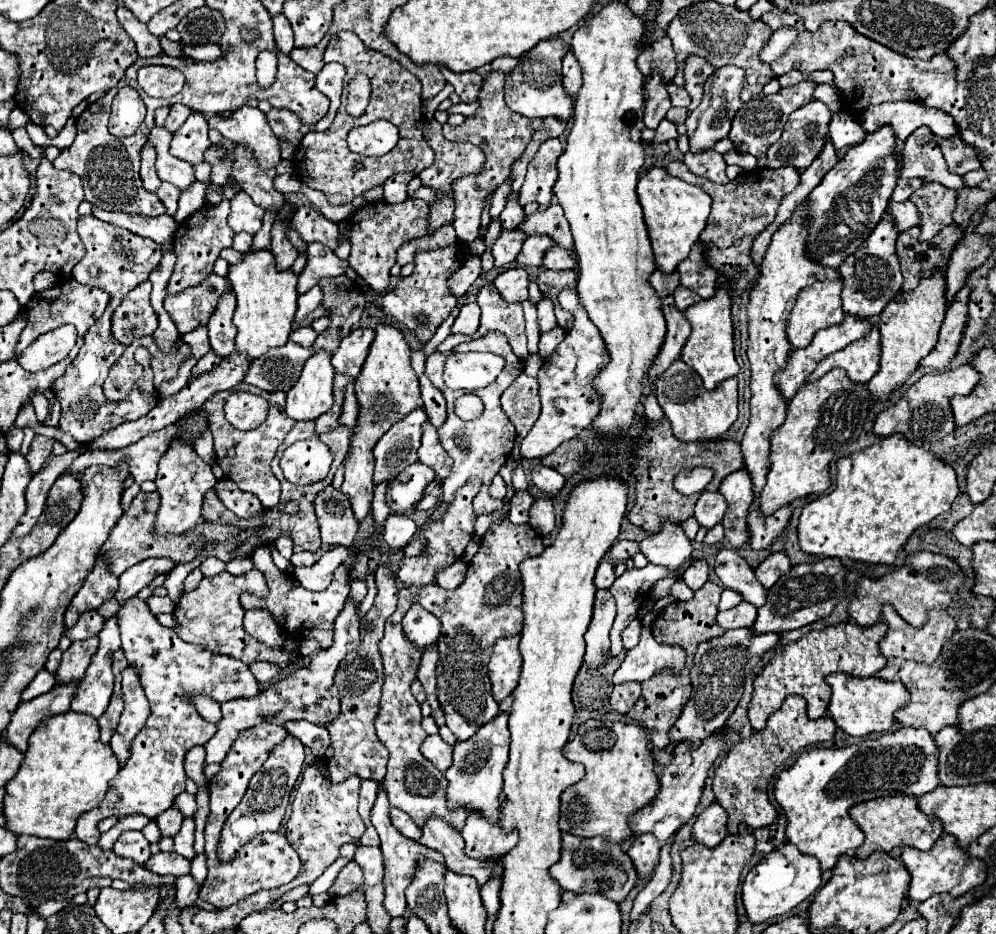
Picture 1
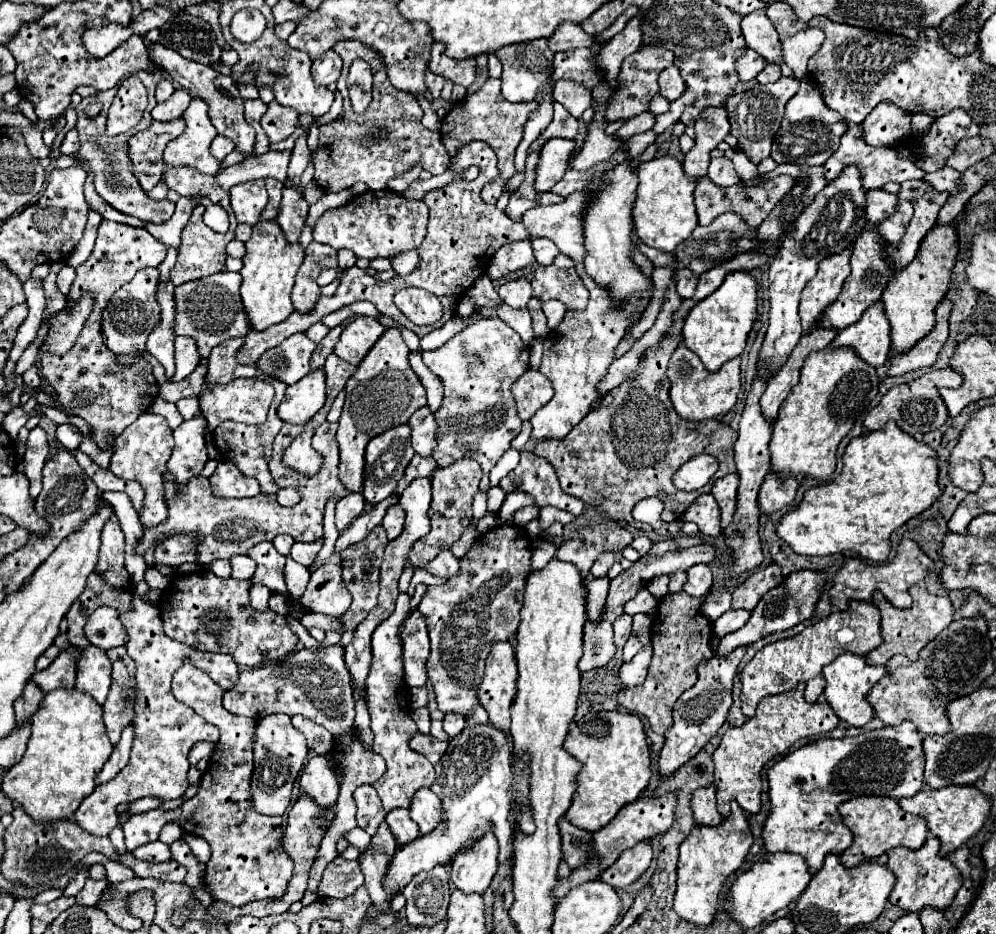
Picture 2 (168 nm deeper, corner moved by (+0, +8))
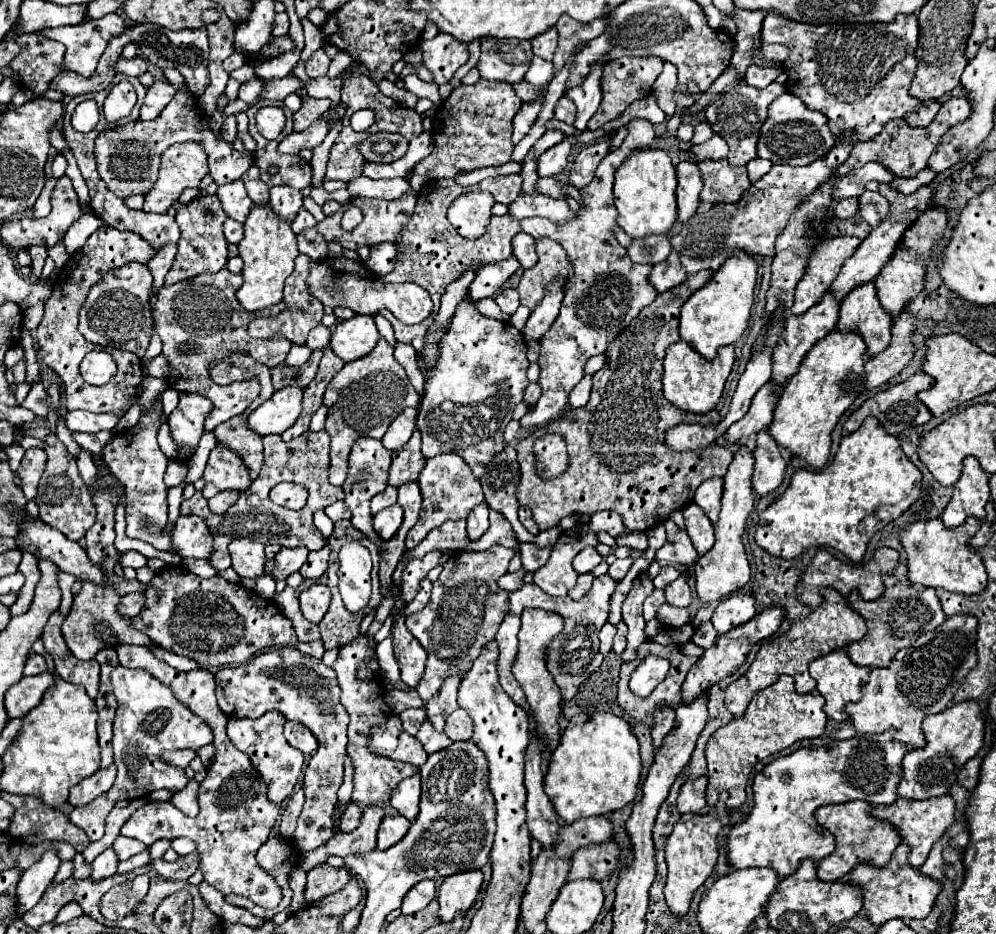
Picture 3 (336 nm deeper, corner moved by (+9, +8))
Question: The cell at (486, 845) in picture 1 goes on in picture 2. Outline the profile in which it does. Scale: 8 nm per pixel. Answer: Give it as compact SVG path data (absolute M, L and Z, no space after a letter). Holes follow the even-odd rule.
M486 835L476 841L470 849L464 849L452 863L452 883L462 893L482 895L496 873L498 843L494 835Z

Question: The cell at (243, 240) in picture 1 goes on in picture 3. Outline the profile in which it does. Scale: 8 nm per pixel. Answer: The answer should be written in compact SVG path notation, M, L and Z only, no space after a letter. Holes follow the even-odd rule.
M227 219L223 225L223 233L229 243L239 243L243 239L243 223L239 223L235 219Z

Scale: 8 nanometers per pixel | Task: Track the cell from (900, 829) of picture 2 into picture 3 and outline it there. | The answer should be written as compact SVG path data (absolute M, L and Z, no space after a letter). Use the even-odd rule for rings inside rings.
M851 801L851 803L839 803L839 805L823 805L815 813L817 821L827 827L835 835L837 847L831 855L819 861L817 875L823 881L839 881L843 879L857 863L869 861L877 867L883 867L891 861L891 855L895 853L895 847L901 845L899 831L891 827L891 823L883 823L883 819L871 819L871 805L863 801Z

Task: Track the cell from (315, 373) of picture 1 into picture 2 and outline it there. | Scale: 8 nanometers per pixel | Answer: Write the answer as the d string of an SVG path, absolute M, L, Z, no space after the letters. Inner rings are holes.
M312 371L294 385L288 385L286 397L278 407L278 417L290 425L308 423L324 405L324 371Z

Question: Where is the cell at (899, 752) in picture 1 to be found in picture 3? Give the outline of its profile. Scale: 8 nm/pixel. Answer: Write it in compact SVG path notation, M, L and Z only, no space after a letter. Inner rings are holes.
M893 733L859 735L829 747L801 747L765 765L753 779L755 805L745 825L735 825L729 833L729 863L735 869L773 867L779 877L789 877L803 859L817 863L831 855L835 837L815 819L815 811L821 805L853 799L869 801L871 805L891 805L899 797L897 787L903 777L901 759L909 747L895 741Z

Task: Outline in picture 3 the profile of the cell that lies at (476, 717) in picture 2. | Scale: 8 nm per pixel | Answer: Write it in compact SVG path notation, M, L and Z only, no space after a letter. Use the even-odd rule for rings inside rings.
M457 709L449 719L447 719L447 725L445 725L445 733L451 737L451 739L469 739L473 735L473 723L467 715L465 709Z

